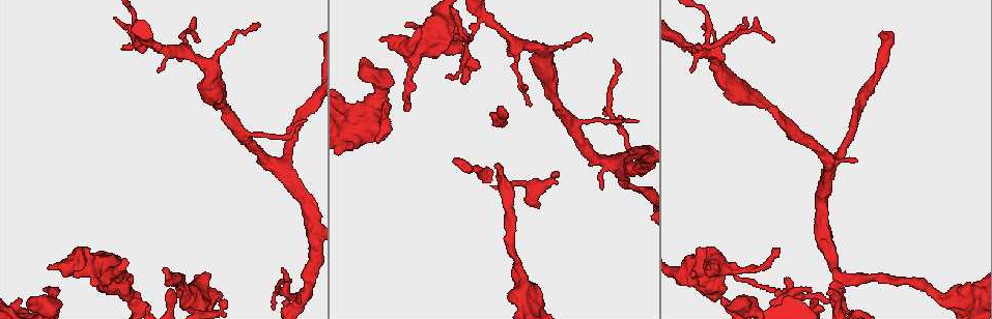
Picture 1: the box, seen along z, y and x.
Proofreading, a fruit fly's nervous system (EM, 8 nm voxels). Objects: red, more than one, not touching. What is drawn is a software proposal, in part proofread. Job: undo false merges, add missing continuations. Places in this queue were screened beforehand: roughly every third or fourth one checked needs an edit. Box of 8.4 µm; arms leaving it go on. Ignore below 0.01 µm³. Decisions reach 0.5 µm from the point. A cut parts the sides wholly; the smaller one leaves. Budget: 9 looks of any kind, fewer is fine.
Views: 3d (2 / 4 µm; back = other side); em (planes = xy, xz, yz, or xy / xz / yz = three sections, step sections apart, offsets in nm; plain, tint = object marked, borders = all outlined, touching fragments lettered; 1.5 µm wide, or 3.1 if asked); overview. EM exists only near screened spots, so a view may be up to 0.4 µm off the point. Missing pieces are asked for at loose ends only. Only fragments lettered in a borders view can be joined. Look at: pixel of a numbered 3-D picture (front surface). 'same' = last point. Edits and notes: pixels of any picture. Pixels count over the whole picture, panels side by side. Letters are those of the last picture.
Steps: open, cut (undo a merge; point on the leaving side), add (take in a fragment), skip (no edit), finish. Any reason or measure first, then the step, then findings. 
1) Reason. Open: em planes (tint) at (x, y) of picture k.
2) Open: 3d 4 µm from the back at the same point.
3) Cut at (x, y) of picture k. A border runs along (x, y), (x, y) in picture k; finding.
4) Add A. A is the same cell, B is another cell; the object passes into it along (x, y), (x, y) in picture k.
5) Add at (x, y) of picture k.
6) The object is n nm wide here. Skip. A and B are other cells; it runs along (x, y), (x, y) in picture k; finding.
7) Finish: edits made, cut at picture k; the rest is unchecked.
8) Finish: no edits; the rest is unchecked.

Stops while still wide. Open: 3d 2 µm from the back at (696, 275) of picture 1.

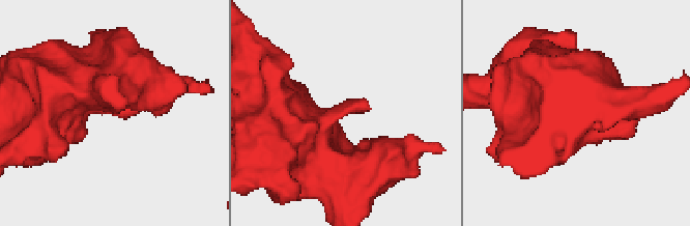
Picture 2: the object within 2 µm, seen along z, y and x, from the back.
Open: em planes (borders) at (137, 111) of picture 2.

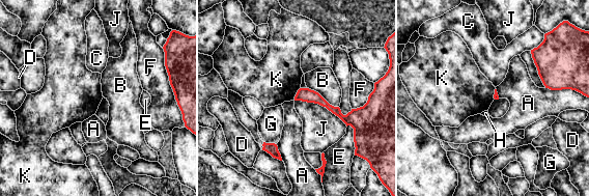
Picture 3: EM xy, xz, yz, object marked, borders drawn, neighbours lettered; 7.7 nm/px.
Skip. A, B, C, D, E, F, G, H, J and K are other cells; none of them fits.

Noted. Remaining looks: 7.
An open end. Open: em xy step 4 (tint) at (305, 120) of picture 1.

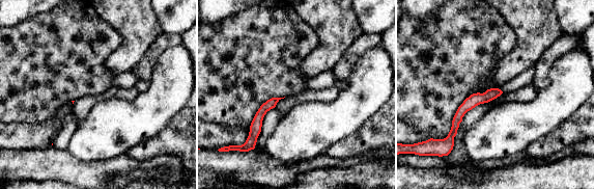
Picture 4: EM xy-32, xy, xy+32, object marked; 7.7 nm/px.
Open: em planes (borders) at the same point.

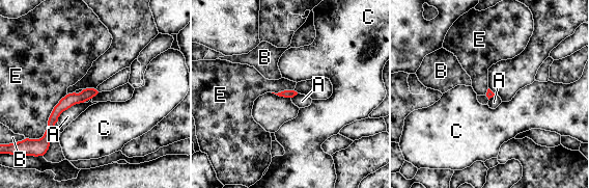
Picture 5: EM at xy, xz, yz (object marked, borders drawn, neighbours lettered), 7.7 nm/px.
Skip. A, B, C and E are other cells; a border runs along (84, 101), (65, 109), (57, 121) in picture 5; no lettered fragment goes on from it.

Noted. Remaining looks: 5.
An open end. Open: em xy step 4 (tint) at (778, 248) of picture 1.

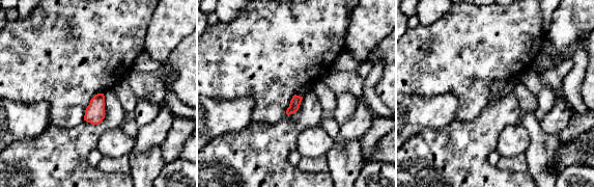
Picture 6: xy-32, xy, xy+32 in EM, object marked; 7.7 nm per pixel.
Another direction. Open: em planes (borders) at the same point.

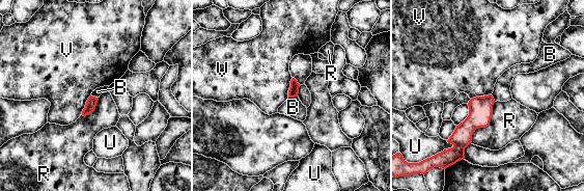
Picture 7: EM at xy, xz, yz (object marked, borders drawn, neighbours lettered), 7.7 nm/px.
Skip. B, R, U and V are other cells; a border runs along (297, 96), (288, 98) in picture 7; no lettered fragment goes on from it.

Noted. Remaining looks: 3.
Two arms in line, one across. Open: em yz step 8 (tint) at (688, 45) of picture 1.

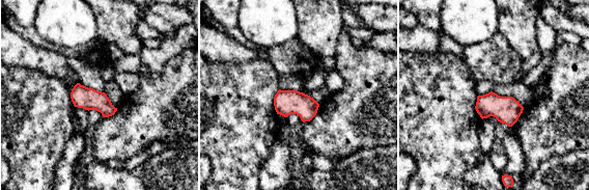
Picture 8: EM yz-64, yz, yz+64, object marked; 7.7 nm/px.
Another direction. Open: em planes (borders) at the same point.

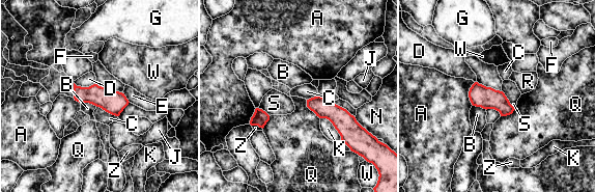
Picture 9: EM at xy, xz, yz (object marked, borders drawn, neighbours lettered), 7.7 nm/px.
Skip. A, B, C, D, E, F, G, J, K, N, Q, R, S, W and Z are other cells; a border runs along (501, 90), (514, 107) in picture 9; continuous, no second neuron.

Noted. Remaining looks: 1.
Finish: no edits; the rest is unchecked.

